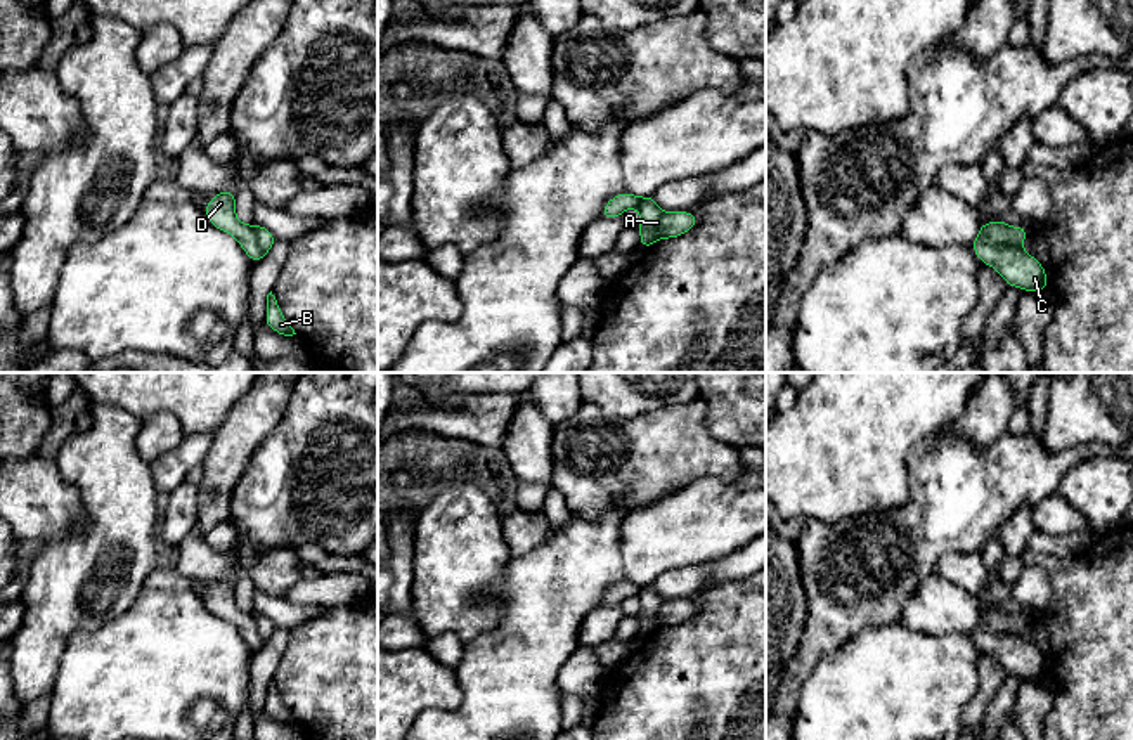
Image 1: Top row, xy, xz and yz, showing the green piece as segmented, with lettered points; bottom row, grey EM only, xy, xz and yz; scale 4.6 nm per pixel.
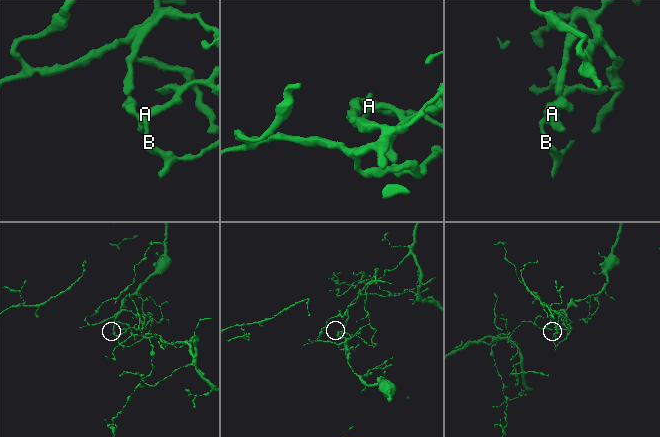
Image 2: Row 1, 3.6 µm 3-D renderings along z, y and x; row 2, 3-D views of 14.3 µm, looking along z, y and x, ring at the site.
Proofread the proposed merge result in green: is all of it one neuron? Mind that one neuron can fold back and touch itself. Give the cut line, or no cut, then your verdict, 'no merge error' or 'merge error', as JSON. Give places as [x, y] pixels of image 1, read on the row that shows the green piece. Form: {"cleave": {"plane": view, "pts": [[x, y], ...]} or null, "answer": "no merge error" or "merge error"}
{"cleave": {"plane": "yz", "pts": [[979, 229], [995, 243], [1019, 245]]}, "answer": "merge error"}

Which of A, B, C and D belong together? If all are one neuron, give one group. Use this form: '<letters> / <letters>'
A B / C D

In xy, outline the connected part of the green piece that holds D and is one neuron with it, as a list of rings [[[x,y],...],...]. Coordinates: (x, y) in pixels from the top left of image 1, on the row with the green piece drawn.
[[[232,191],[213,194],[203,213],[213,227],[234,236],[253,263],[265,256],[253,225],[244,225],[236,218],[236,194]]]

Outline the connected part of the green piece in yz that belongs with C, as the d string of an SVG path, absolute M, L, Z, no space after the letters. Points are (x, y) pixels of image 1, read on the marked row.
M979 230L972 243L974 253L984 265L994 267L1007 286L1017 286L1022 291L1048 289L1045 267L1019 246L994 244Z

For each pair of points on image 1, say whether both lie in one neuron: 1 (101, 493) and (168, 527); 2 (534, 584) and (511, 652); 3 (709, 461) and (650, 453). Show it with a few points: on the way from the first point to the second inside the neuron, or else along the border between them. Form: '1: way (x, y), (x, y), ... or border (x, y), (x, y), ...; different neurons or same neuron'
1: border (160, 524), (156, 531); different neurons
2: way (534, 602), (534, 623), (522, 635); same neuron
3: way (695, 453), (664, 453); same neuron

